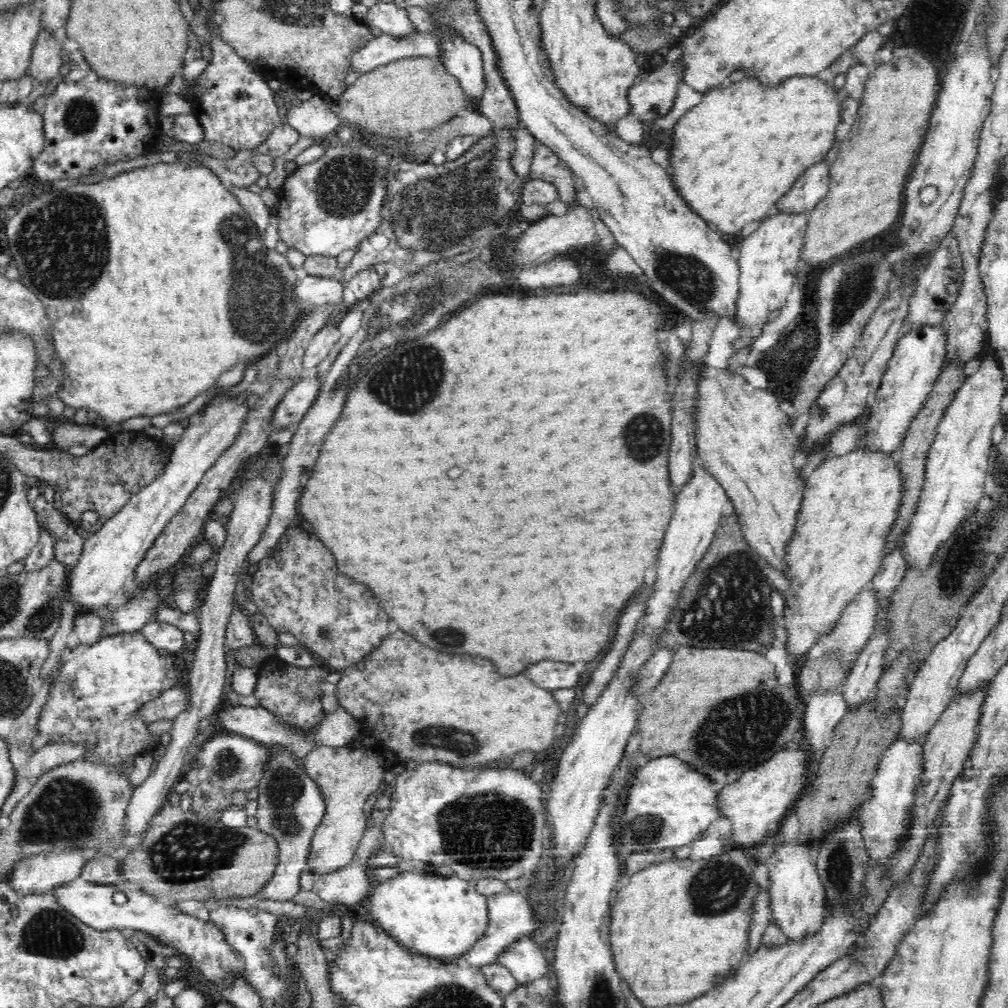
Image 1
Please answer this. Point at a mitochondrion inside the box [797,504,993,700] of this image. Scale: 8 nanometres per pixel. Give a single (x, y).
(964, 554)

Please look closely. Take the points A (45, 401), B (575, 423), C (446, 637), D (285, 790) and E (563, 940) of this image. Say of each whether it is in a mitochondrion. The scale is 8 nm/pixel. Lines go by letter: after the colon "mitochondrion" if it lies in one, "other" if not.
A: other
B: other
C: mitochondrion
D: mitochondrion
E: other

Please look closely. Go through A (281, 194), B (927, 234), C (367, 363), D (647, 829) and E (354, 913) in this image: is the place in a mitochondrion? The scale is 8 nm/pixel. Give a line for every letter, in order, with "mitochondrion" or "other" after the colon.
A: other
B: other
C: mitochondrion
D: mitochondrion
E: other

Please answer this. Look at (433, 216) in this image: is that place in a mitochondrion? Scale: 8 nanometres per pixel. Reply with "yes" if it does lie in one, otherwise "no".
yes

